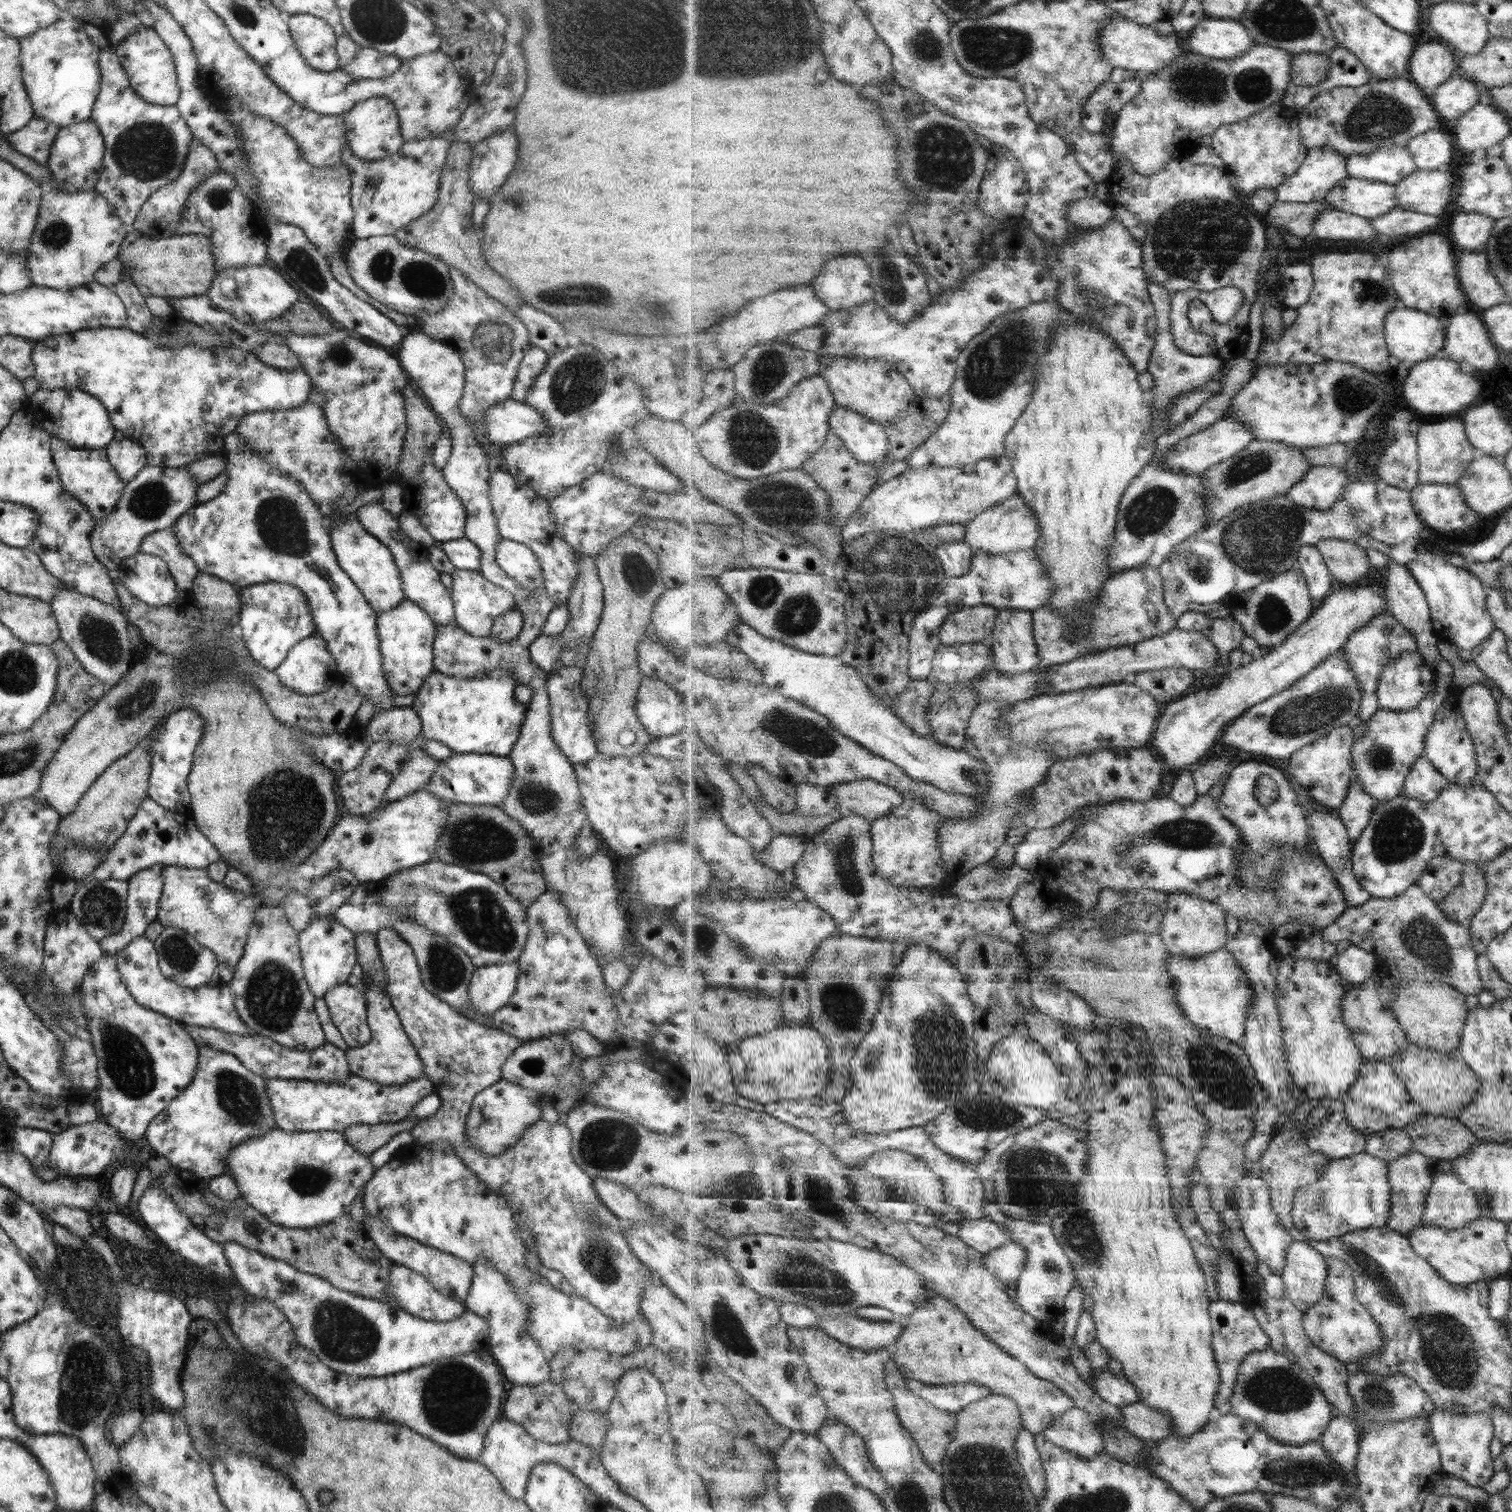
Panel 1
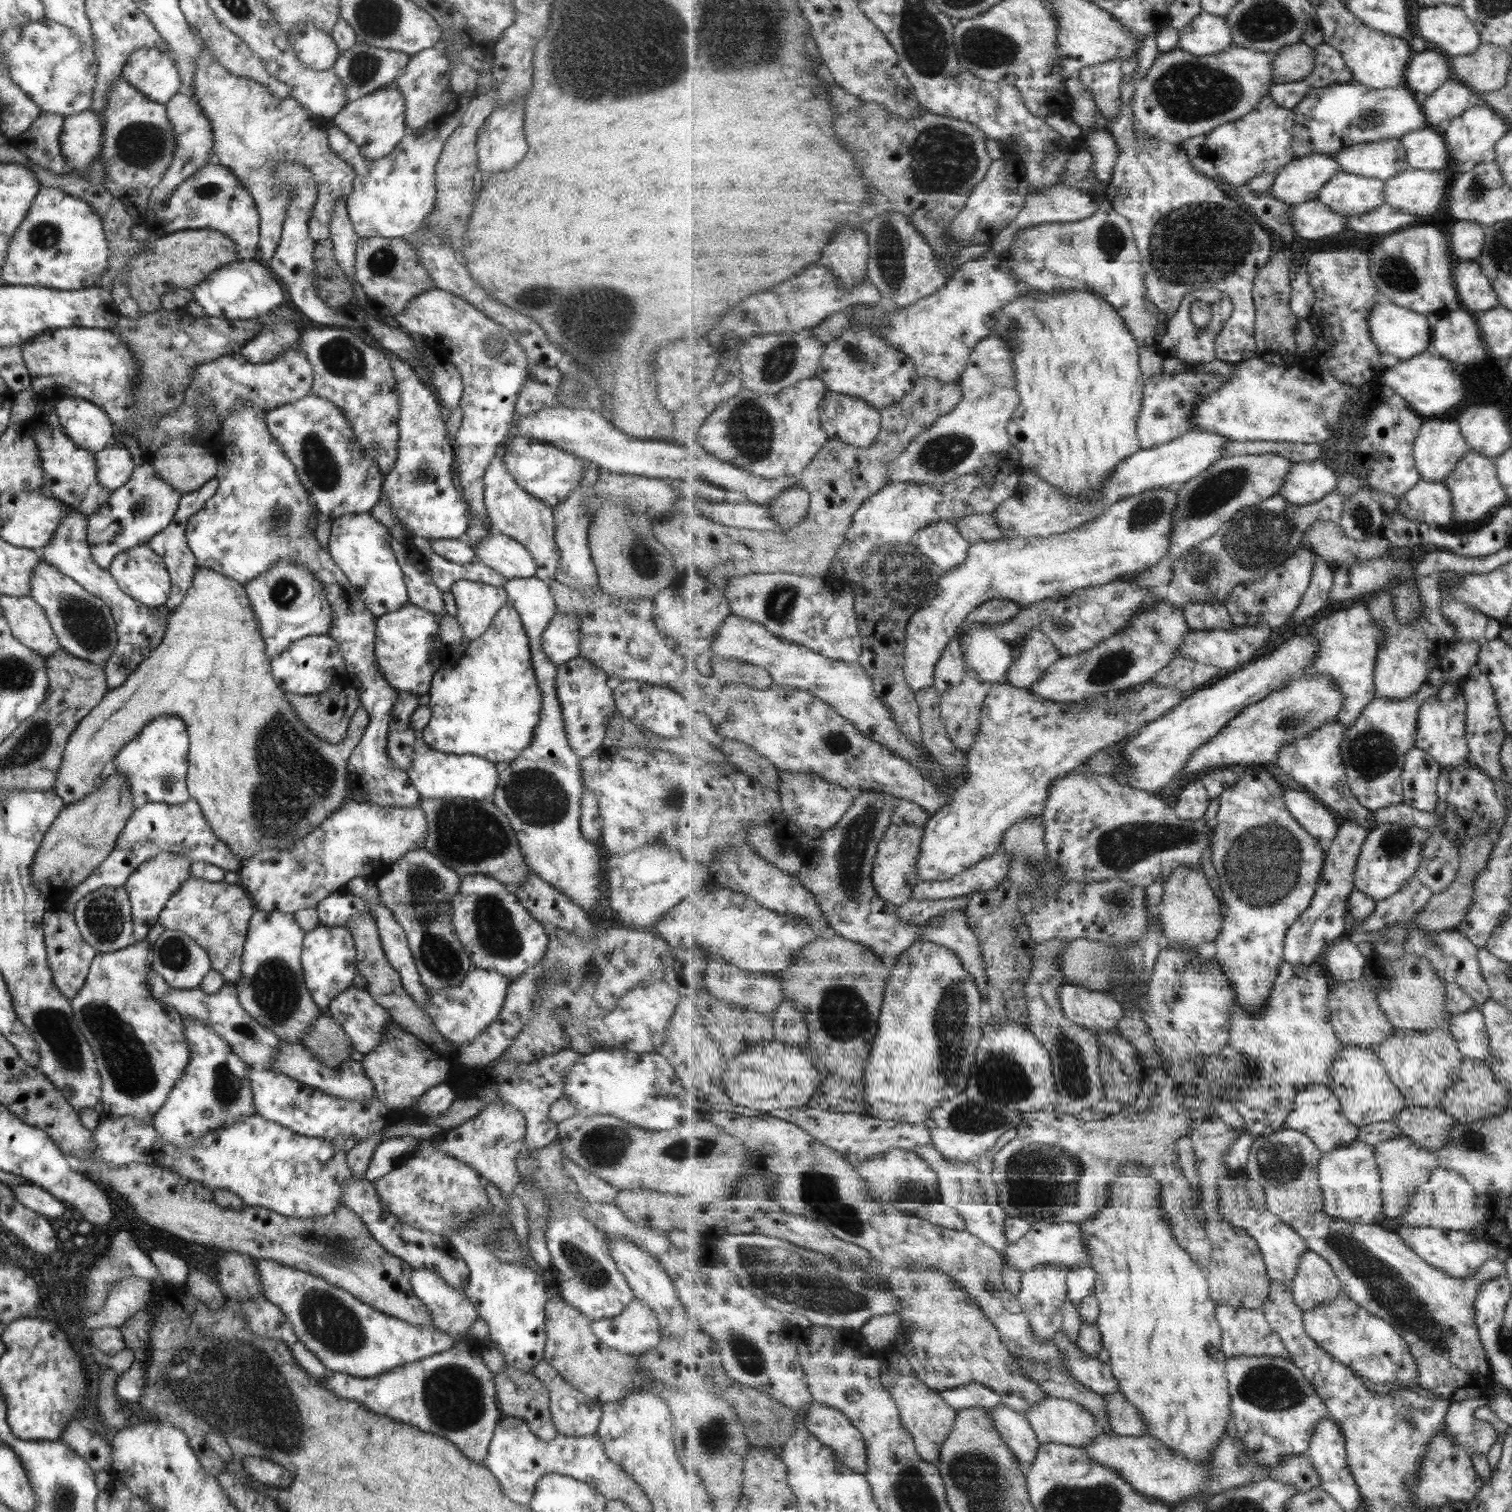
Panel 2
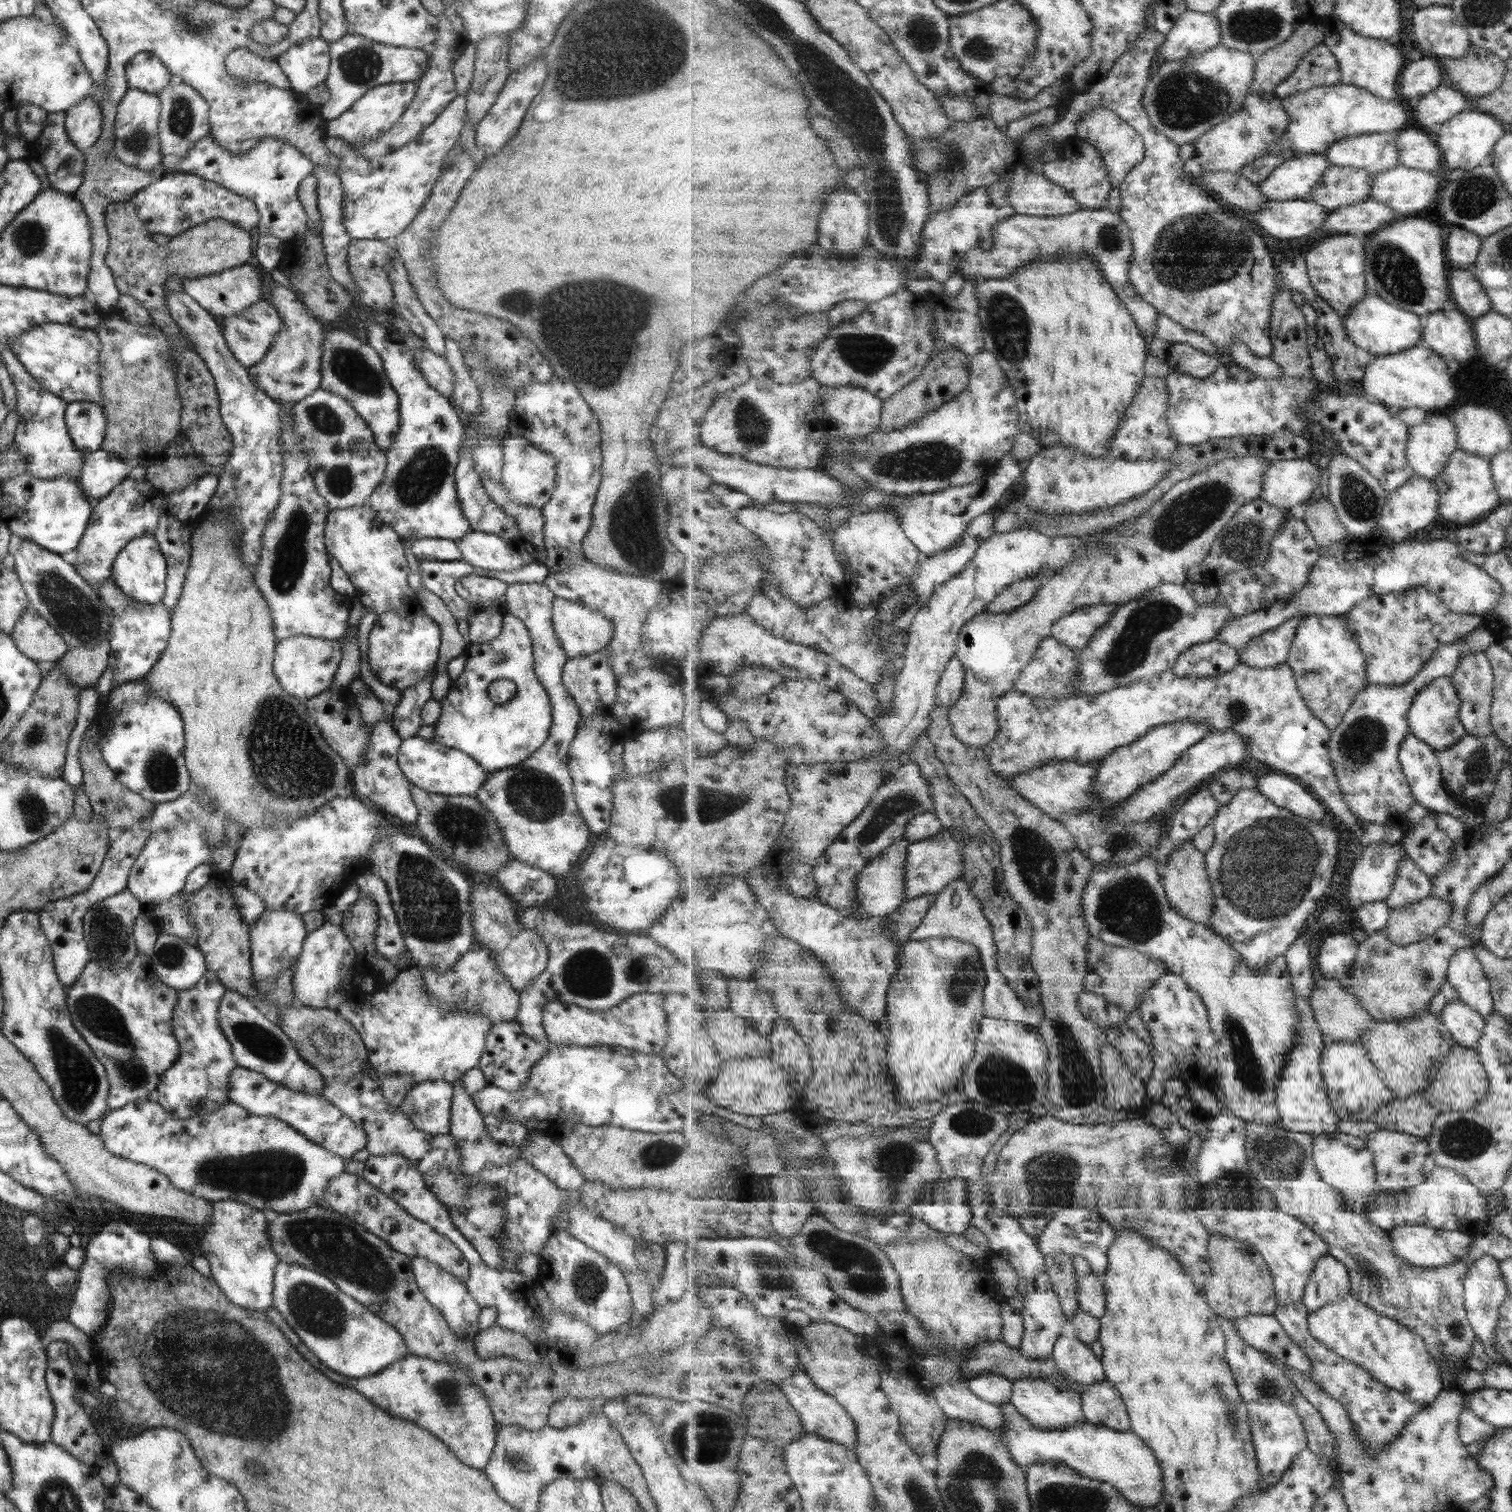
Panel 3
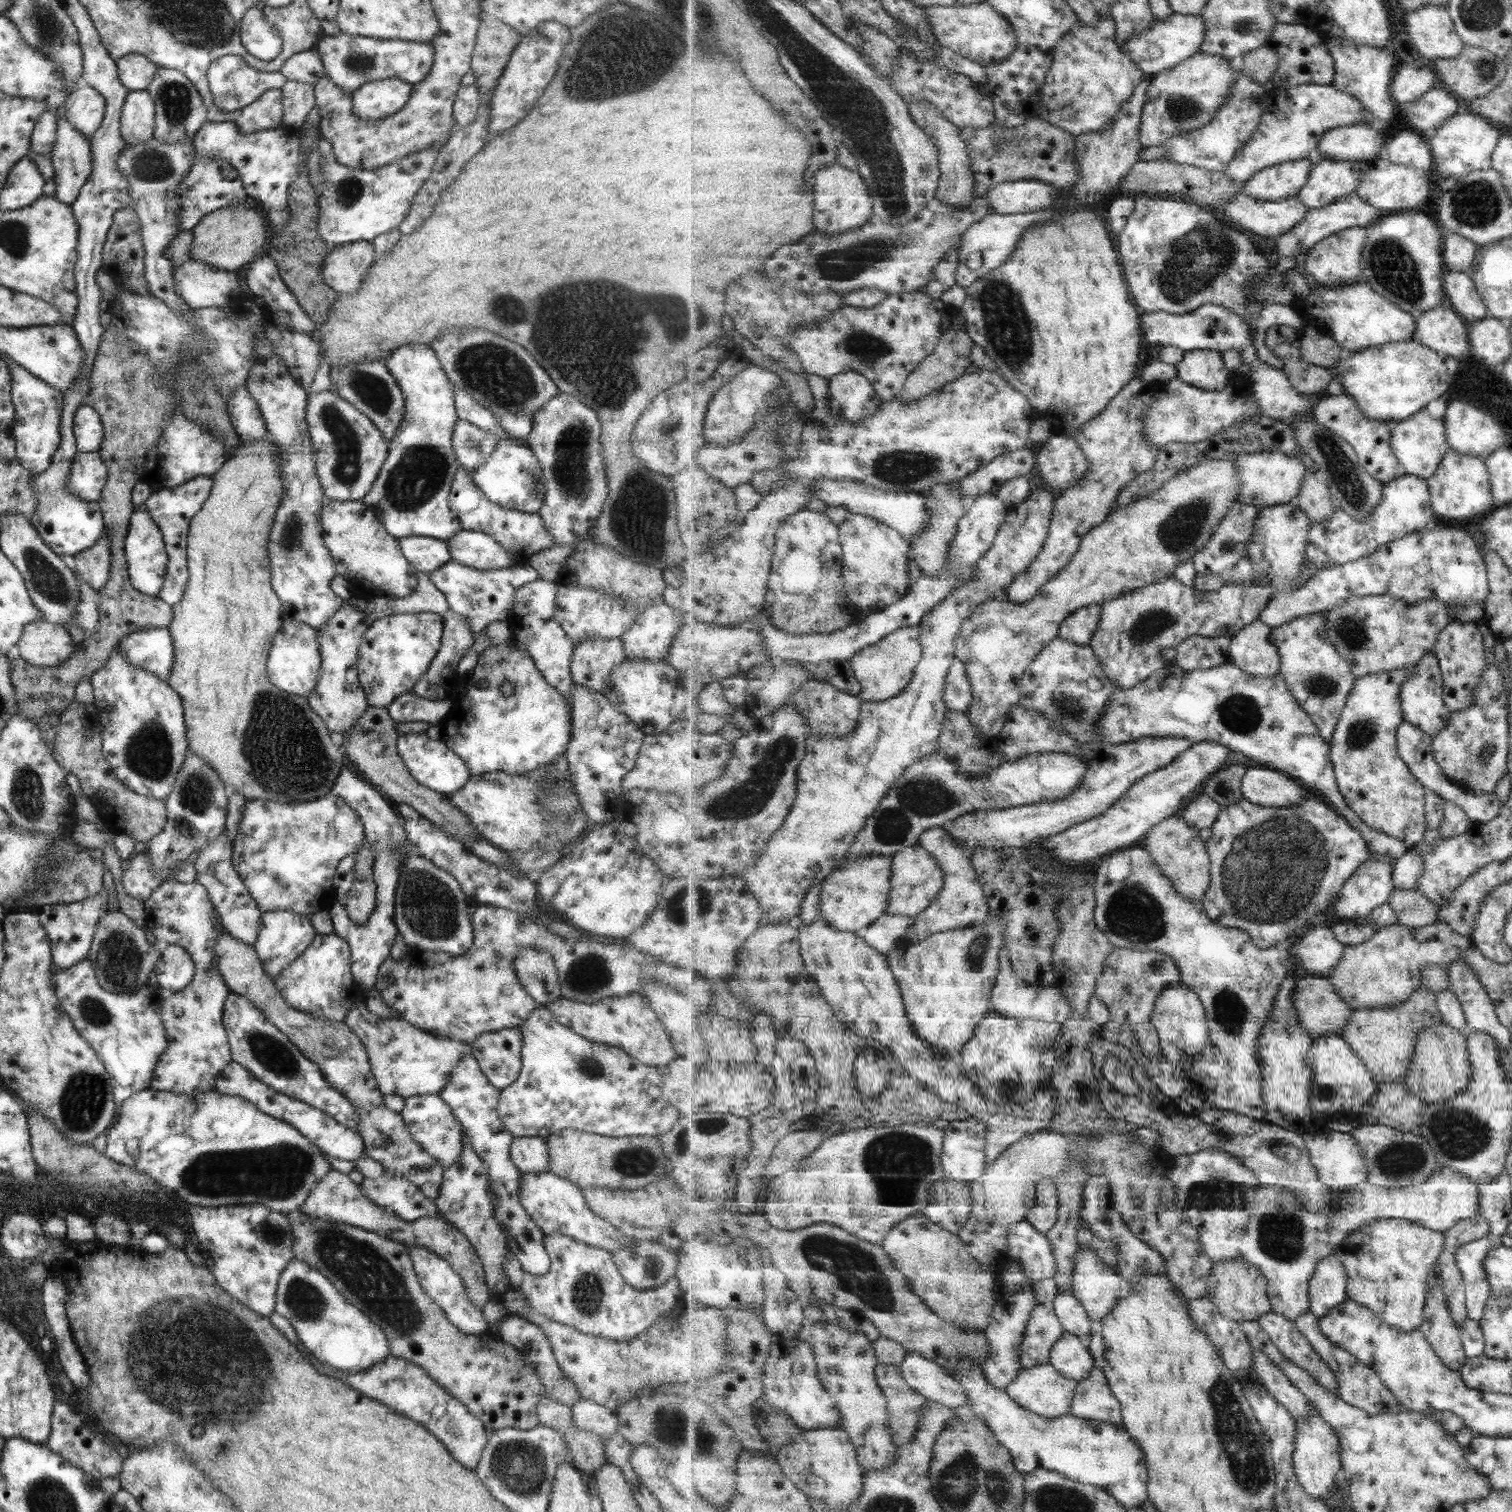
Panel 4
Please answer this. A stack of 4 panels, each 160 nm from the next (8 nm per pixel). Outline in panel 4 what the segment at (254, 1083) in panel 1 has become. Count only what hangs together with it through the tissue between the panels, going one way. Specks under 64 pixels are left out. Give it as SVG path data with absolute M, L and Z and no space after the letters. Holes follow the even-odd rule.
M171 879L161 882L143 903L146 926L156 943L180 946L194 964L193 978L183 990L175 992L167 1000L158 999L156 1011L168 1041L152 1070L149 1089L185 1096L213 1092L217 1075L232 1061L222 1023L222 1006L230 991L212 960L214 938L221 924L214 922L211 901L197 882L183 884Z

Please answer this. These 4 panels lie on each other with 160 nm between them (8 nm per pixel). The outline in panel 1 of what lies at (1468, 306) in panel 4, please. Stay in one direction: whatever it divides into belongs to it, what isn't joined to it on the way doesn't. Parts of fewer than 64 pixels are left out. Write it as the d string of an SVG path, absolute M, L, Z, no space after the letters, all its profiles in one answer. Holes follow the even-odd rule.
M1479 251L1463 253L1462 256L1459 256L1457 271L1468 301L1479 308L1509 304L1502 286L1489 271L1485 254Z

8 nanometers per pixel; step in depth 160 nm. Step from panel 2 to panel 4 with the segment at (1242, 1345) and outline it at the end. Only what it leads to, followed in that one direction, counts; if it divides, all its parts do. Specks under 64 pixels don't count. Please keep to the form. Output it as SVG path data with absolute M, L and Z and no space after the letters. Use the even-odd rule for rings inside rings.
M1271 1310L1261 1315L1258 1323L1293 1364L1306 1370L1321 1386L1338 1394L1336 1374L1313 1348L1313 1344L1299 1331L1299 1326L1293 1319Z

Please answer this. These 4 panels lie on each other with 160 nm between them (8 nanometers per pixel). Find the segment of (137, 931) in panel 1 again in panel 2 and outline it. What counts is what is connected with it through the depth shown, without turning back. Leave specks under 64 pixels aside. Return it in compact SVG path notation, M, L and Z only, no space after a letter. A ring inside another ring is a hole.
M157 853L155 857L144 861L127 877L123 888L128 894L130 906L130 919L132 922L132 943L145 939L151 926L157 924L156 920L165 902L177 890L177 887L186 880L190 874L189 861L179 855L171 853Z

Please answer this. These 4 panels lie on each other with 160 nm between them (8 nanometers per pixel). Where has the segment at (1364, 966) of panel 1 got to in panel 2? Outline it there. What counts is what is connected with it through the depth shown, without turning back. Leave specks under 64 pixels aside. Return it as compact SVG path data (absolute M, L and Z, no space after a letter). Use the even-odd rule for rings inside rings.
M1341 937L1336 941L1335 944L1331 945L1331 948L1329 948L1329 954L1327 954L1327 961L1322 962L1327 962L1327 964L1329 964L1329 970L1331 970L1331 974L1333 974L1333 976L1337 978L1338 981L1347 982L1349 980L1366 978L1366 976L1363 976L1363 968L1365 968L1365 962L1368 959L1369 957L1366 957L1365 954L1361 954L1361 950L1359 950L1359 946L1357 946L1357 943L1349 940L1348 937Z

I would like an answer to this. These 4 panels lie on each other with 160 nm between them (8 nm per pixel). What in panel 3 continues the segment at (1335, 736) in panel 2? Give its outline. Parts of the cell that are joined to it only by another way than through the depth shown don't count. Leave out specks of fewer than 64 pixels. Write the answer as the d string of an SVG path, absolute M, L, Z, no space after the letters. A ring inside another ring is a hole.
M1240 662L1233 670L1222 672L1217 676L1188 676L1187 678L1177 676L1174 669L1170 668L1155 677L1132 682L1129 686L1122 685L1106 693L1081 694L1078 697L1064 699L1037 698L1013 688L997 698L996 703L1001 730L995 740L983 748L991 768L999 776L1007 779L1010 786L1020 772L1040 768L1053 761L1074 761L1081 765L1087 765L1093 760L1101 763L1116 749L1133 745L1133 742L1137 742L1157 726L1181 722L1183 719L1193 719L1193 722L1207 724L1210 732L1233 730L1241 734L1243 740L1247 742L1247 750L1251 758L1261 760L1269 764L1273 770L1295 778L1314 795L1317 794L1320 801L1339 818L1341 828L1347 829L1355 838L1358 838L1362 846L1384 842L1401 843L1407 833L1398 826L1375 824L1373 834L1369 834L1365 821L1349 808L1344 794L1341 794L1340 782L1337 780L1336 768L1332 762L1332 732L1309 708L1299 690L1296 674L1287 663L1258 669Z

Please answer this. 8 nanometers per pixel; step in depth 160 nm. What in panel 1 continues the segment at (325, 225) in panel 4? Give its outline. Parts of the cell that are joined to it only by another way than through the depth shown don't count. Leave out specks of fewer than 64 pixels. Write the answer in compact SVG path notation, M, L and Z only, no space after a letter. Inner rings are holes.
M452 130L435 138L422 138L404 141L395 154L377 160L363 160L352 155L348 145L342 148L341 158L350 172L350 206L353 209L351 234L355 239L393 235L398 228L413 224L425 213L432 210L438 197L438 186L442 166L445 164L449 147L454 142Z

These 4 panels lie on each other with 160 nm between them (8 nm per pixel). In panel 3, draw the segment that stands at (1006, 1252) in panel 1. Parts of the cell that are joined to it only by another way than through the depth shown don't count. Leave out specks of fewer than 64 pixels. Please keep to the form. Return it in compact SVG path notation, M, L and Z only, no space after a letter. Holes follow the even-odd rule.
M1068 1207L1059 1208L1055 1214L1051 1215L1049 1226L1038 1238L1038 1246L1045 1254L1047 1266L1053 1265L1053 1259L1057 1257L1057 1254L1066 1252L1071 1254L1071 1257L1083 1257L1090 1265L1091 1274L1099 1276L1107 1274L1107 1270L1109 1270L1108 1248L1117 1240L1117 1232L1100 1213L1080 1207Z

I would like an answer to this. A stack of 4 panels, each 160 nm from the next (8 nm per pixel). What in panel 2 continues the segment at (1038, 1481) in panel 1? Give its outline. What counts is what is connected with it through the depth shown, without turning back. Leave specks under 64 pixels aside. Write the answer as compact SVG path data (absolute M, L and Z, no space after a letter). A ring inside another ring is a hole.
M1008 1406L989 1408L997 1430L1002 1434L1004 1441L1016 1454L1025 1477L1029 1477L1029 1470L1036 1461L1040 1452L1041 1442L1032 1424L1023 1412L1017 1412Z

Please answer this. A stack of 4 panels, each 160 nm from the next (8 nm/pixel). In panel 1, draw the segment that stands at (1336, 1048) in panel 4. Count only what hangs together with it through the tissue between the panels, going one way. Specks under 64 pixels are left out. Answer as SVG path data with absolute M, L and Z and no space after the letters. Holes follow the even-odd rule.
M1366 1060L1360 1070L1360 1080L1352 1086L1349 1094L1341 1100L1345 1105L1348 1121L1363 1134L1384 1132L1390 1128L1408 1128L1419 1120L1426 1110L1417 1104L1400 1081L1393 1065L1379 1060Z

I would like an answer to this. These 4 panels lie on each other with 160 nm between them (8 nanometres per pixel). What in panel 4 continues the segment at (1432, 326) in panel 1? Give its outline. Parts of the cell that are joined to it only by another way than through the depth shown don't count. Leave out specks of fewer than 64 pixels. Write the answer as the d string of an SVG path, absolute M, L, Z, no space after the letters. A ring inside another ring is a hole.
M1367 281L1346 282L1335 286L1320 285L1318 291L1311 290L1306 298L1296 298L1293 308L1307 325L1318 326L1352 353L1390 342L1411 341L1411 337L1416 334L1416 319L1409 311L1391 303L1380 292L1373 290Z

